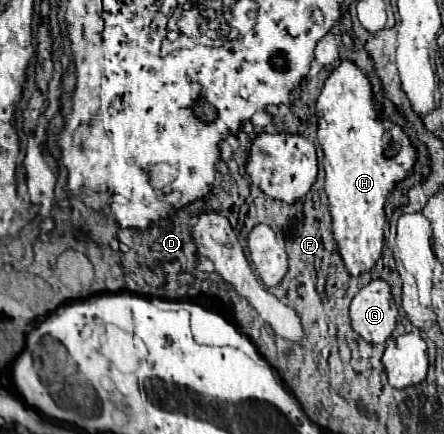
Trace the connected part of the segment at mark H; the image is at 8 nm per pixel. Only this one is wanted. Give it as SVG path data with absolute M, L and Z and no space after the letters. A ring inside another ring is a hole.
M350 60L340 62L324 82L316 100L316 116L318 142L324 150L324 190L330 202L334 238L346 270L358 276L368 272L382 256L384 206L394 186L412 174L418 150L402 126L384 118L380 104L372 96L372 82Z

